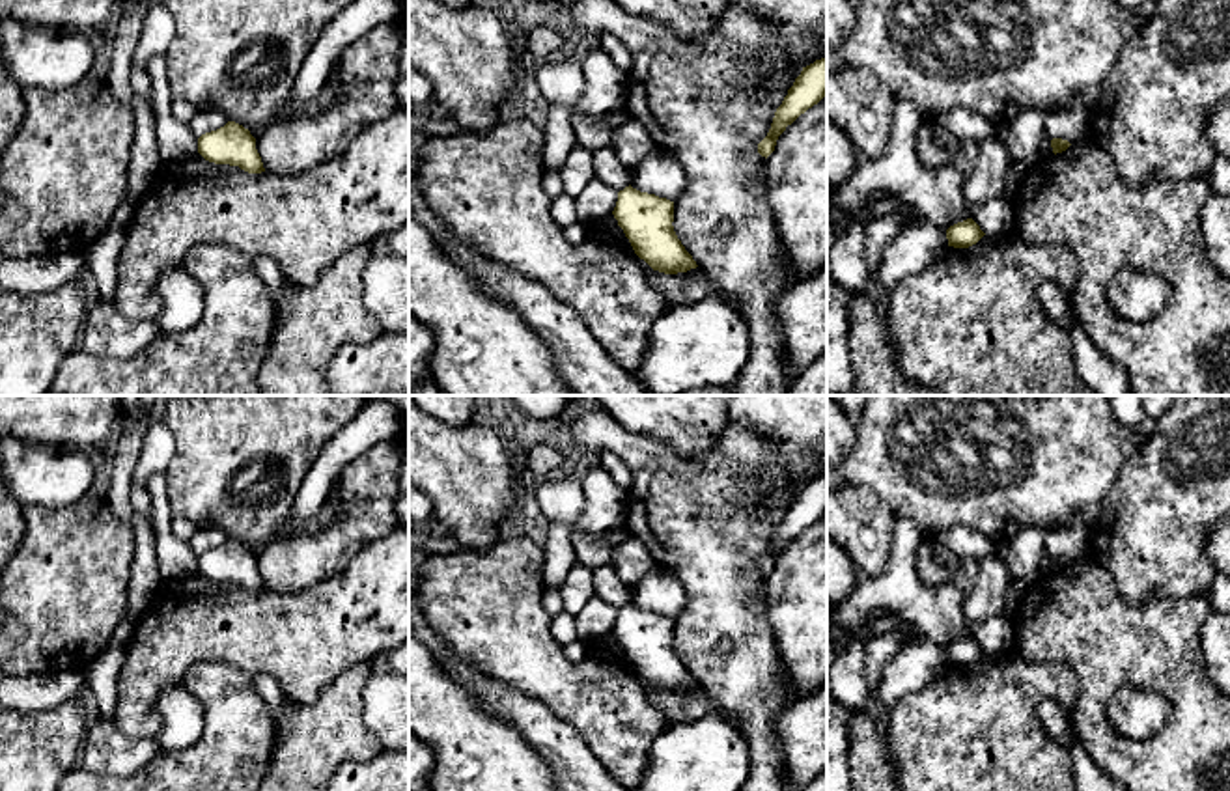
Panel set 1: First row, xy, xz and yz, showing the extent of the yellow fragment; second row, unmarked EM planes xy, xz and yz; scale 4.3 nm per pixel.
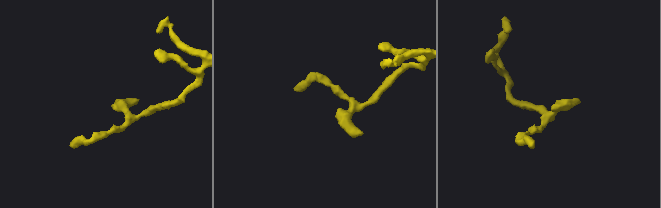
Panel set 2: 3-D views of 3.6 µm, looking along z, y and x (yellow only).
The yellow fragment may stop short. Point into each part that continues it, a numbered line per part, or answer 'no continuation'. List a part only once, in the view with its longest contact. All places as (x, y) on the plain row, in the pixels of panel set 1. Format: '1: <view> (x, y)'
no continuation

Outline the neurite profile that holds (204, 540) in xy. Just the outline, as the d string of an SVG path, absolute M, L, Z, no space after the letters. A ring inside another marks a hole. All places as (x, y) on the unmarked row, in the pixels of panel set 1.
M198 528L189 547L200 556L205 550L224 545L230 537L218 528Z

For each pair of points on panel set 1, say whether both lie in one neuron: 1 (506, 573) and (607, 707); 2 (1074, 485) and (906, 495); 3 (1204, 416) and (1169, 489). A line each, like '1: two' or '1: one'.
1: one
2: one
3: one

